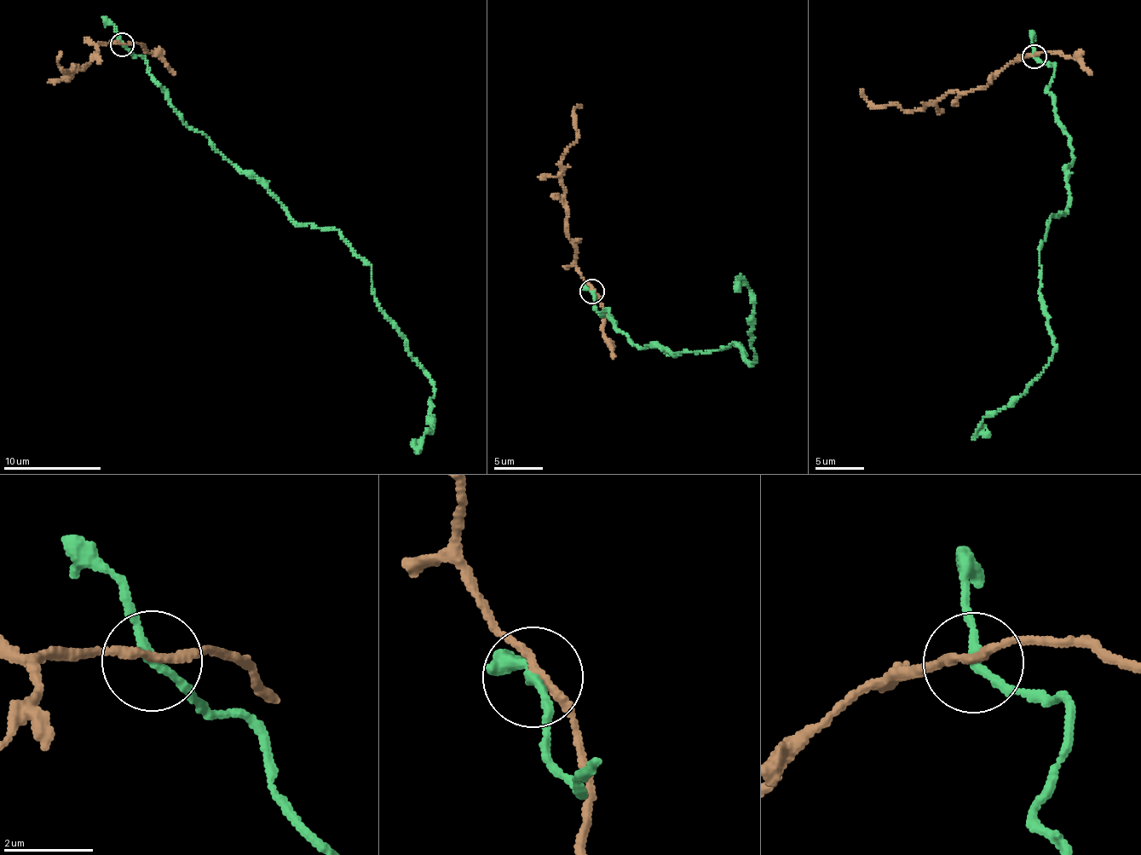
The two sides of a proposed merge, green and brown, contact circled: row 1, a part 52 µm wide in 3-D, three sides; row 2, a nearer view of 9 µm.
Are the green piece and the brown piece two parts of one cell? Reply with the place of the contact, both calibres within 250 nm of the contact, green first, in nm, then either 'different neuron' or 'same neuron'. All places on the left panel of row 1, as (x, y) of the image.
at (122, 44); 190 nm thick on the green side, 180 nm on the other; different neuron

